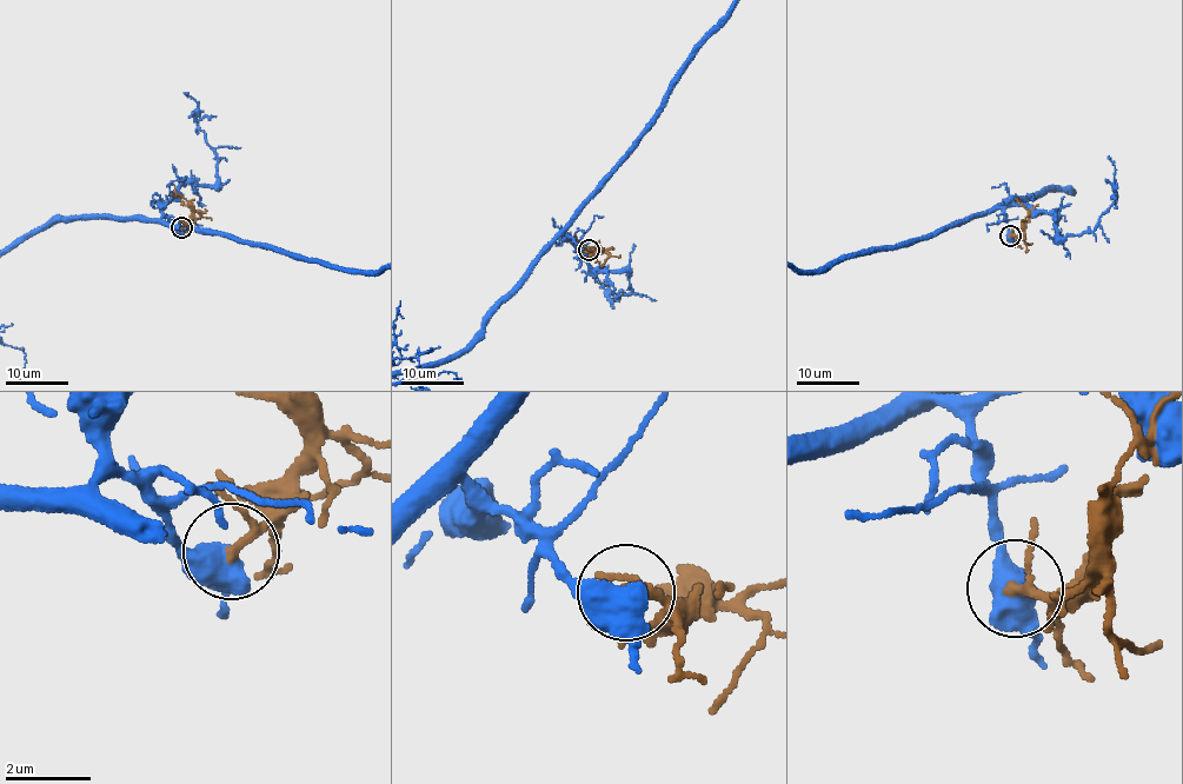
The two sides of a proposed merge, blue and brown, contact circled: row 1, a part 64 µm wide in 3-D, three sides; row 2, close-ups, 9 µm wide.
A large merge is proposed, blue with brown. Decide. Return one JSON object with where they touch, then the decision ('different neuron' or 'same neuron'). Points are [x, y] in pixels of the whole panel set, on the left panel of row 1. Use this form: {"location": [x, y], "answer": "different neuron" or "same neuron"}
{"location": [181, 227], "answer": "different neuron"}

